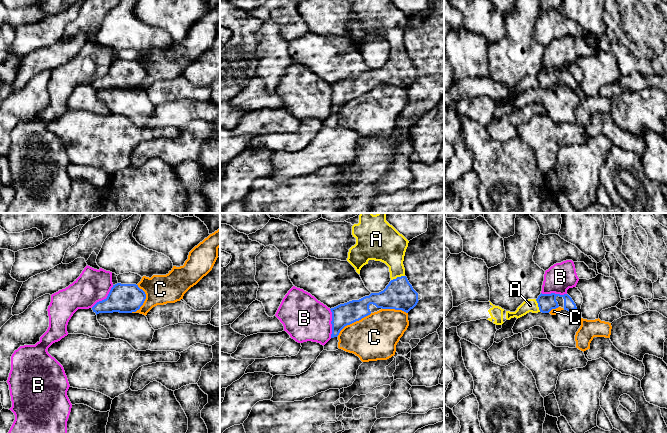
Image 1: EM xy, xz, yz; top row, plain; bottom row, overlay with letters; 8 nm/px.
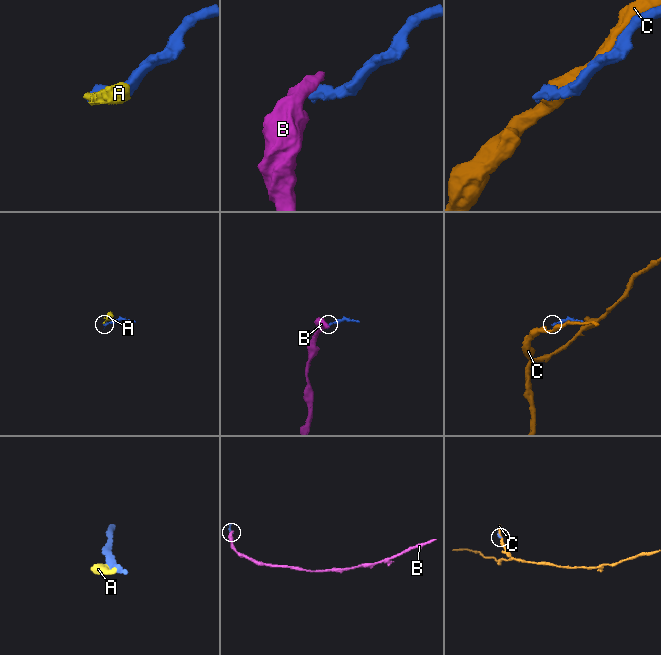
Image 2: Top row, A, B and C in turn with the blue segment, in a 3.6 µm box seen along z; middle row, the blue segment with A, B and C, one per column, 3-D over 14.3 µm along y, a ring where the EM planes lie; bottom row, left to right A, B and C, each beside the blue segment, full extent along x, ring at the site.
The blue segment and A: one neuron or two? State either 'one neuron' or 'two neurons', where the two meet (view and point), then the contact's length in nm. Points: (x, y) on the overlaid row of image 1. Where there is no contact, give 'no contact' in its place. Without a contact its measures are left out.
one neuron | xz (397, 277) | 120 nm

